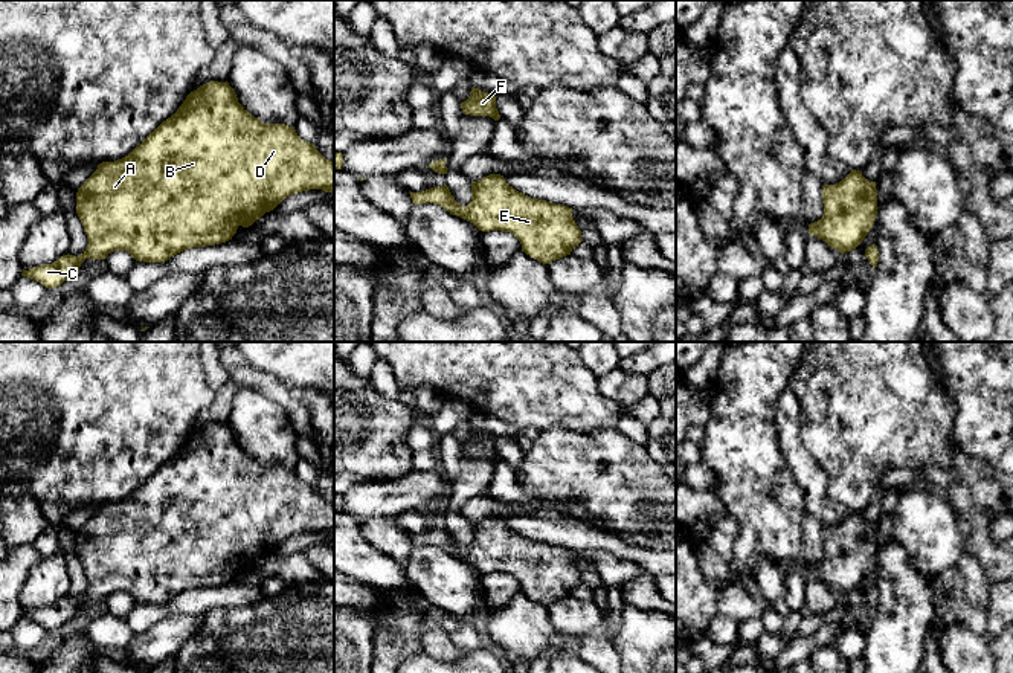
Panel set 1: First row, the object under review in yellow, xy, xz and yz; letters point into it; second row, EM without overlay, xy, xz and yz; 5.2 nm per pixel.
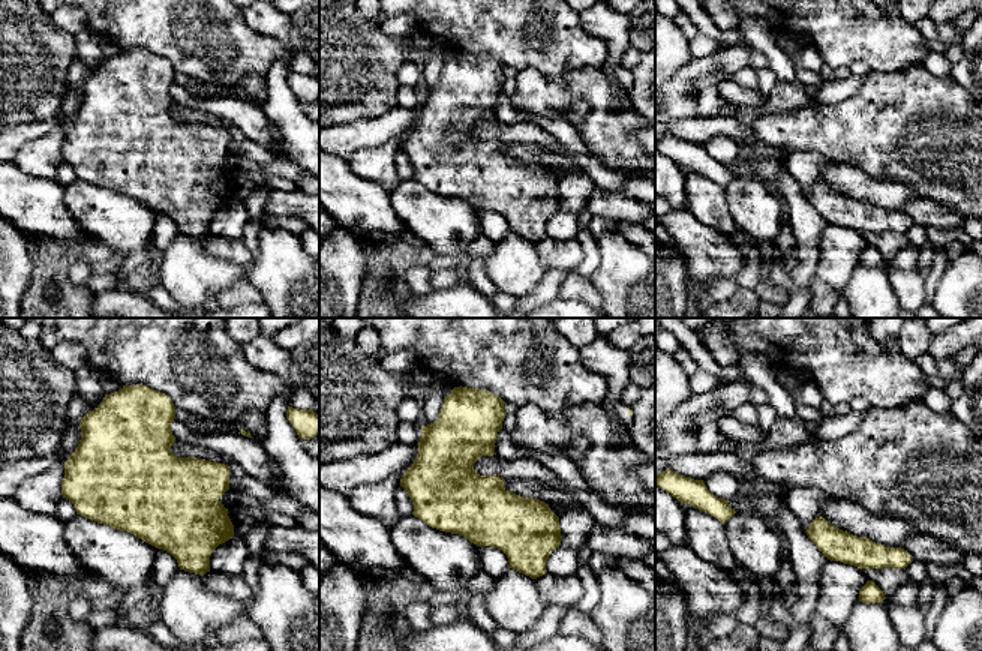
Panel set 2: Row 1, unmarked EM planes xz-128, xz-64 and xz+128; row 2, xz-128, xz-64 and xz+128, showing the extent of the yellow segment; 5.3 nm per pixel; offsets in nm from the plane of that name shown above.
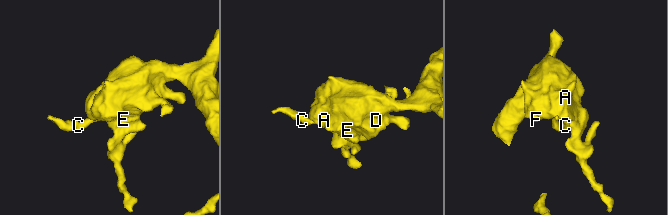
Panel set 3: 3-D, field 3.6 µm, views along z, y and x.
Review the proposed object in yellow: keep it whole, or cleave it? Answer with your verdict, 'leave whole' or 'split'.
leave whole

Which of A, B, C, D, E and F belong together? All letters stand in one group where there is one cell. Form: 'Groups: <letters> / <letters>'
Groups: A B C D E F

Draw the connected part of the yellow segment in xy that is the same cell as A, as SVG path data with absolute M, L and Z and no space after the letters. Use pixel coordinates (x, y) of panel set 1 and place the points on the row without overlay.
M211 423L191 433L178 452L128 498L99 505L98 511L78 530L76 555L88 580L85 592L78 598L63 597L52 606L23 610L21 618L46 630L59 629L79 612L87 600L105 601L114 592L127 592L136 603L165 604L186 591L232 581L240 568L252 568L284 540L310 531L334 536L334 504L326 502L313 485L302 482L294 469L264 465L252 458L238 444L227 423Z

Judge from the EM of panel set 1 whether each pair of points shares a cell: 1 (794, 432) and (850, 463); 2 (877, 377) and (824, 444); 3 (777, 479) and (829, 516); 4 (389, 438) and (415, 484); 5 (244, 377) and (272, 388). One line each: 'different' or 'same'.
1: different
2: same
3: different
4: different
5: same

